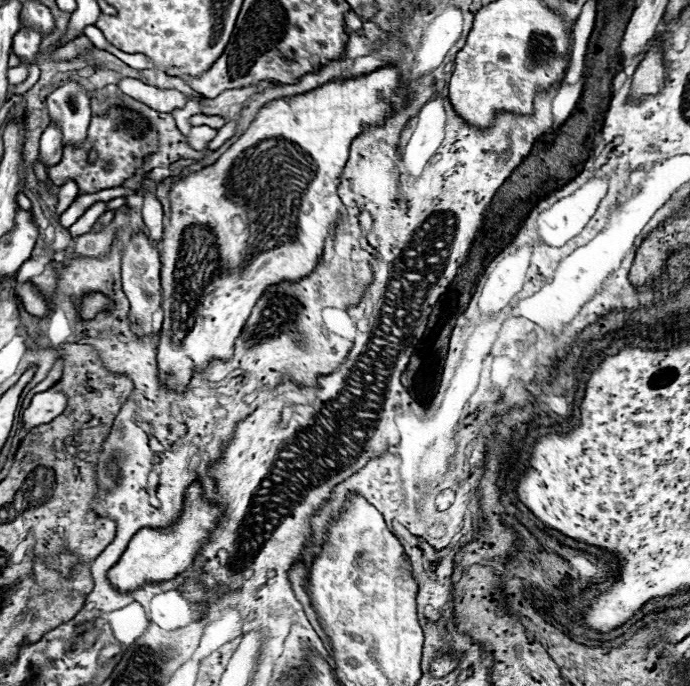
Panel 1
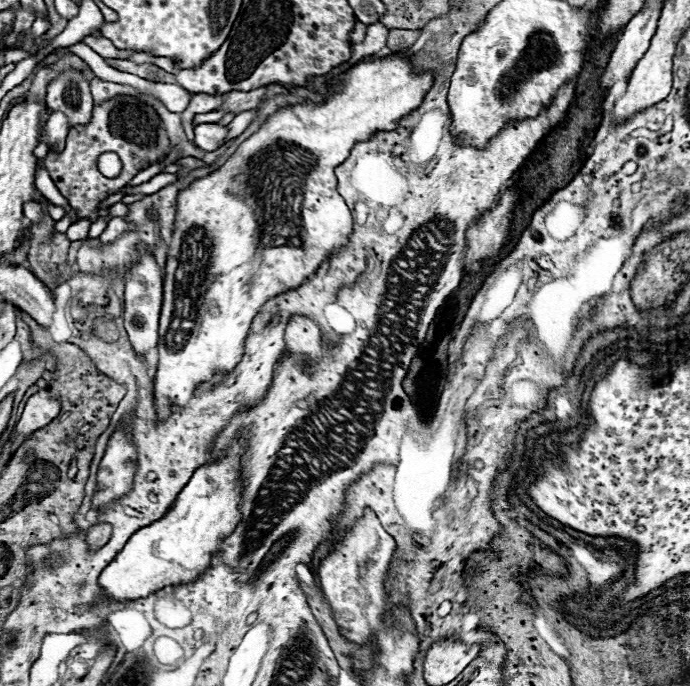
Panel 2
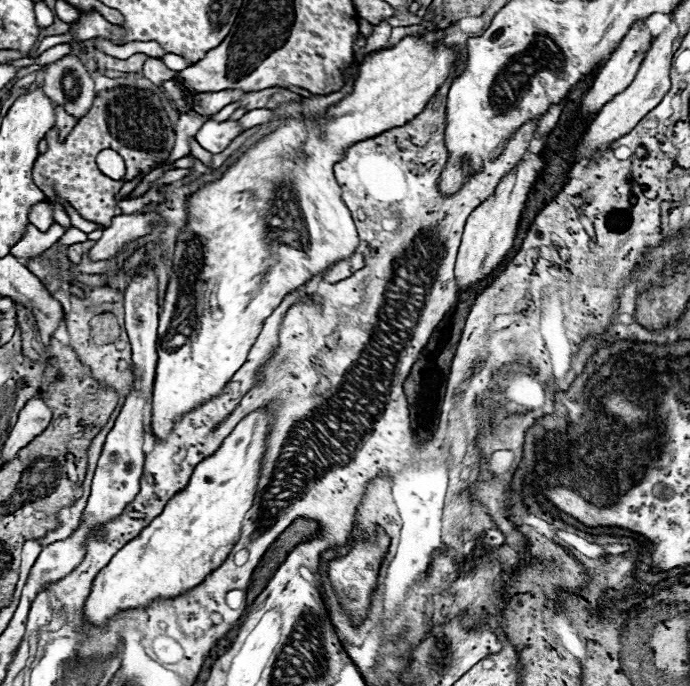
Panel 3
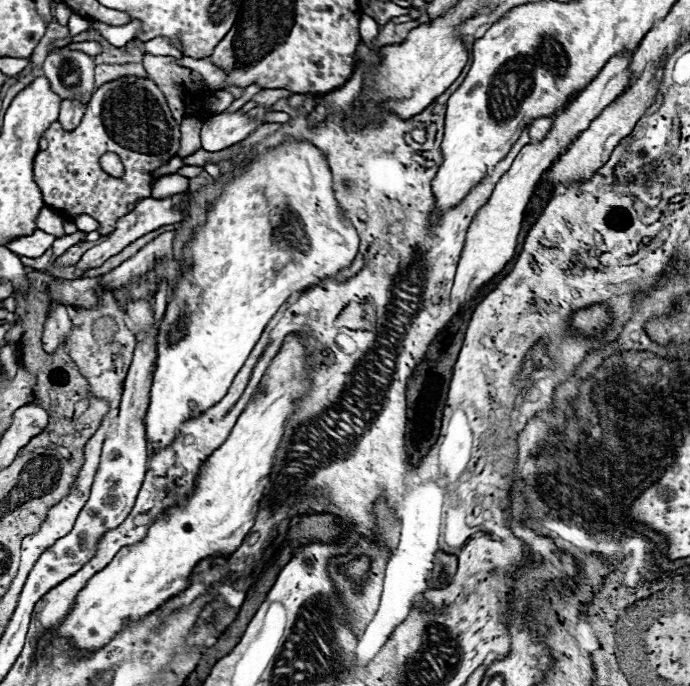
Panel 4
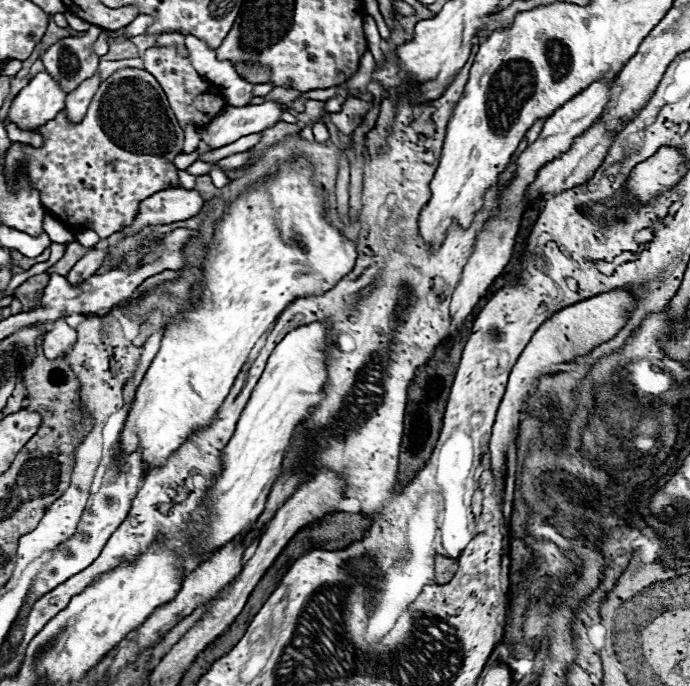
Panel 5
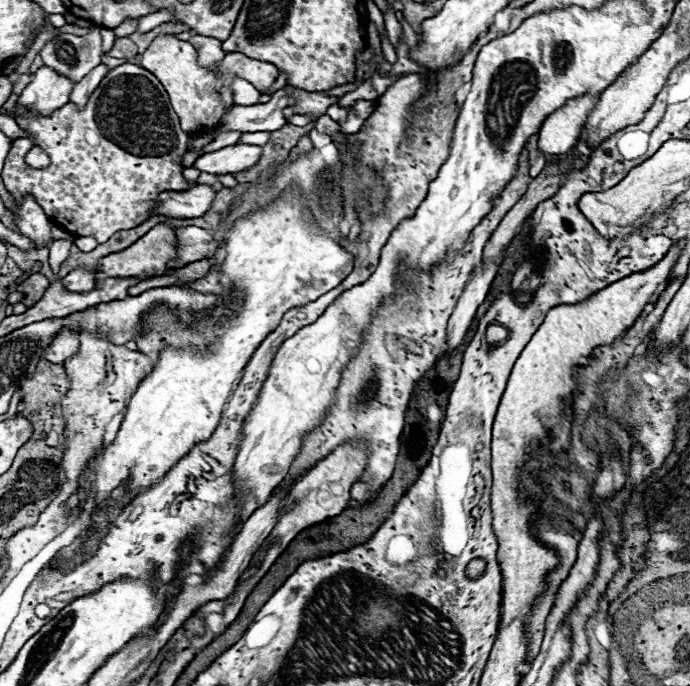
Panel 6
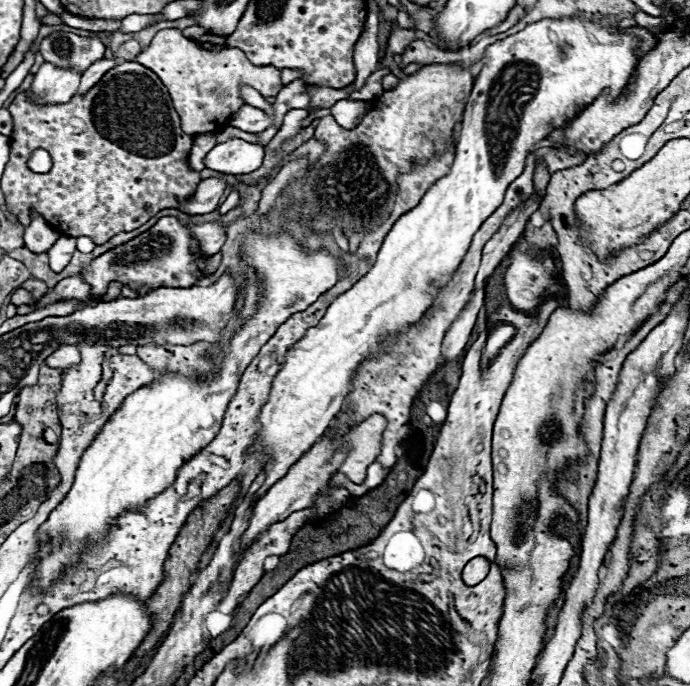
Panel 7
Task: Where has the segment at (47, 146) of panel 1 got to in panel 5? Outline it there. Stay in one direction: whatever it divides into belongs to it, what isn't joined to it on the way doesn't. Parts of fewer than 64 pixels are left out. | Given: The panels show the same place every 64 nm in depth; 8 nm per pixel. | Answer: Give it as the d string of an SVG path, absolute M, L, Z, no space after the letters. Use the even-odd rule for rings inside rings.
M92 76L90 80L86 80L84 84L80 84L72 94L66 96L66 118L68 122L80 122L86 114L86 108L94 96L94 92L98 90L98 76Z

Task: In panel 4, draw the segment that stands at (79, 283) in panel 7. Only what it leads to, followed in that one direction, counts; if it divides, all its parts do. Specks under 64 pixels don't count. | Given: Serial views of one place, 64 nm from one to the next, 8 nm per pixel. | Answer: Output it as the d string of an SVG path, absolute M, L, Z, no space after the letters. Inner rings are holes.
M180 194L170 196L170 198L166 198L166 200L146 198L146 200L140 202L130 214L118 218L114 232L106 234L104 242L100 242L100 244L96 244L94 248L90 248L90 250L82 256L82 260L76 264L76 278L80 278L80 276L82 276L86 270L90 270L90 268L98 268L98 266L102 266L108 258L112 258L114 254L120 254L130 242L138 240L140 236L144 236L144 234L148 234L148 232L152 232L152 230L158 230L160 226L168 226L168 224L176 224L176 222L180 222L180 220L182 220L182 214L174 210L174 206L180 204L180 202L182 202L182 196L180 196Z

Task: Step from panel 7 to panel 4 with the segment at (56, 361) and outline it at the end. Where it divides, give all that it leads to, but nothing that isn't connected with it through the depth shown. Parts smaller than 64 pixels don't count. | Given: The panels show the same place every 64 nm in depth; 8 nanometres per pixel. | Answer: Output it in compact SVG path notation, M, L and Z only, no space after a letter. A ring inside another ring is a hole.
M54 304L48 310L46 320L44 320L44 336L42 336L44 350L46 352L54 352L56 346L62 344L68 338L70 328L72 328L72 324L70 324L70 318L66 314L66 306Z

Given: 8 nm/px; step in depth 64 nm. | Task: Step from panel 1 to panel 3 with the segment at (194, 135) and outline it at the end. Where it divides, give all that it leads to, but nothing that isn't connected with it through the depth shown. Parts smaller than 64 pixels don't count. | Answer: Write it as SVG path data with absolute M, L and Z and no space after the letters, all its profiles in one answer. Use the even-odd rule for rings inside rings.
M208 120L196 134L196 140L198 144L212 152L212 154L218 154L222 152L236 136L240 134L240 128L236 122L214 122L214 120Z

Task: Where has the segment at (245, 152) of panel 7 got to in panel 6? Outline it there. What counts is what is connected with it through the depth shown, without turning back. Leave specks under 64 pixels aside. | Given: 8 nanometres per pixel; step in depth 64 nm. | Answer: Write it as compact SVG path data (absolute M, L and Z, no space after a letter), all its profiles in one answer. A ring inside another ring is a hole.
M226 146L212 154L204 154L194 162L194 168L208 174L236 174L258 162L260 146Z

